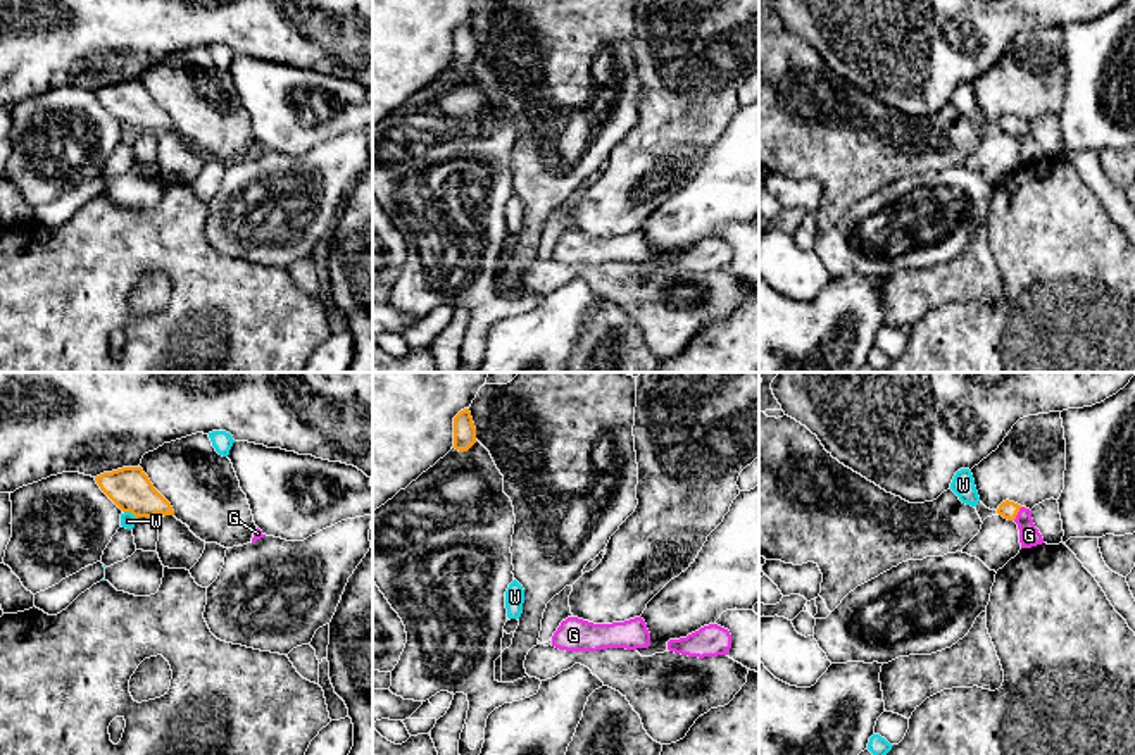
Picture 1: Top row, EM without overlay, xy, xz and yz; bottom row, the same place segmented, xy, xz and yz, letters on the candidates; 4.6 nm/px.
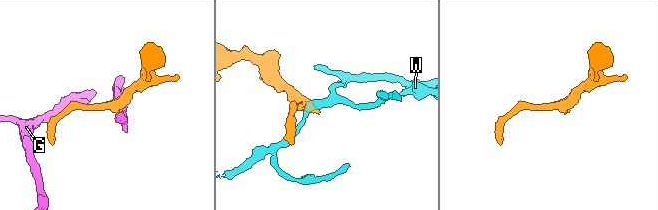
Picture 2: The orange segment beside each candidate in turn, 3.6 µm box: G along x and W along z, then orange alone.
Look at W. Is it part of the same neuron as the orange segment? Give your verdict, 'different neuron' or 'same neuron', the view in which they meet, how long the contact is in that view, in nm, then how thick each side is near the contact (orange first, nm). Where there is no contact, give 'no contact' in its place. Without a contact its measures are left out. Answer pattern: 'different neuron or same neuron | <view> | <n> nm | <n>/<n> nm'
different neuron | xy | 70 nm | 200/70 nm

